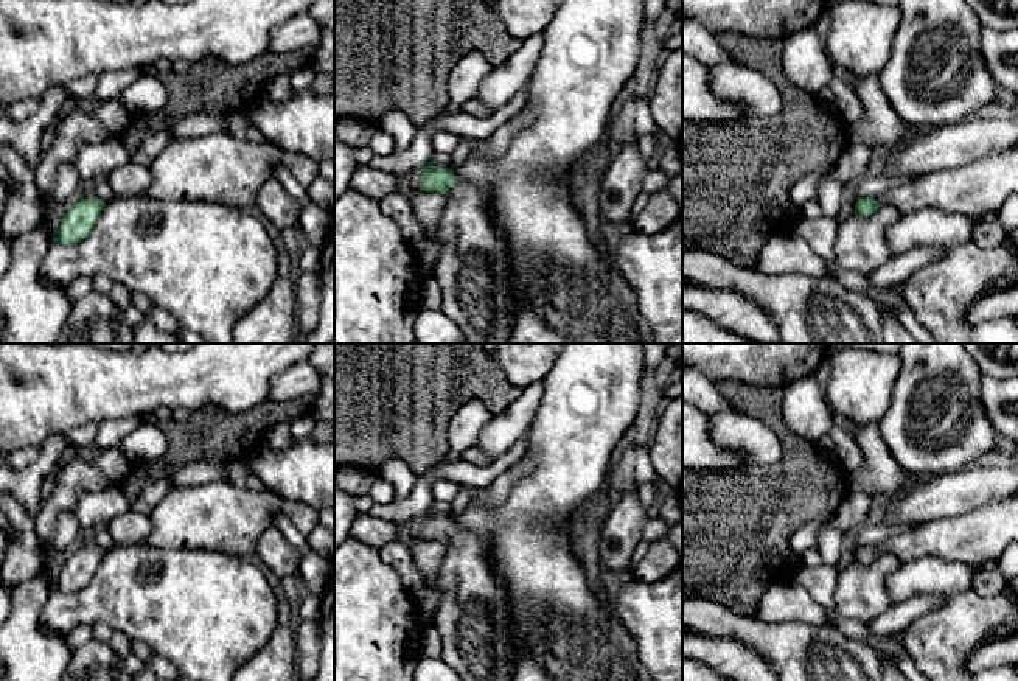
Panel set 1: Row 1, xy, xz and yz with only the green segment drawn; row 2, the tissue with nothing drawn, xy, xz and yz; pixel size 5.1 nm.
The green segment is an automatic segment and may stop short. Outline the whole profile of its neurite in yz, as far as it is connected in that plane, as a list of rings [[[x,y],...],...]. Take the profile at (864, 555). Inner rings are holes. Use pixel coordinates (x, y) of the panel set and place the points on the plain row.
[[[1018,491],[960,516],[926,521],[884,540],[878,547],[858,546],[853,561],[870,566],[883,550],[887,550],[901,563],[939,557],[962,561],[978,572],[985,561],[999,561],[1012,543],[1018,543]]]

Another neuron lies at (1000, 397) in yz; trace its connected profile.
[[[982,376],[981,400],[998,437],[1018,443],[1018,376]]]

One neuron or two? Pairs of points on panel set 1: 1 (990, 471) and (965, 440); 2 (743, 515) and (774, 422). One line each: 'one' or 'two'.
1: two
2: one

